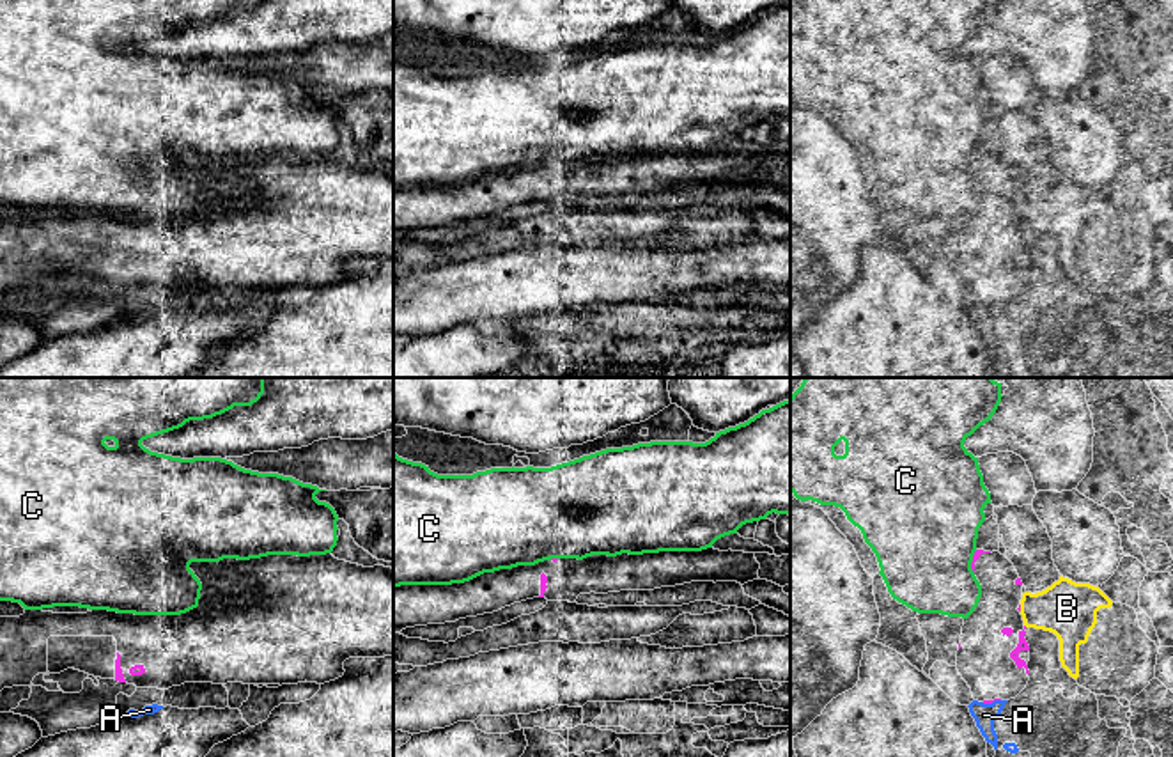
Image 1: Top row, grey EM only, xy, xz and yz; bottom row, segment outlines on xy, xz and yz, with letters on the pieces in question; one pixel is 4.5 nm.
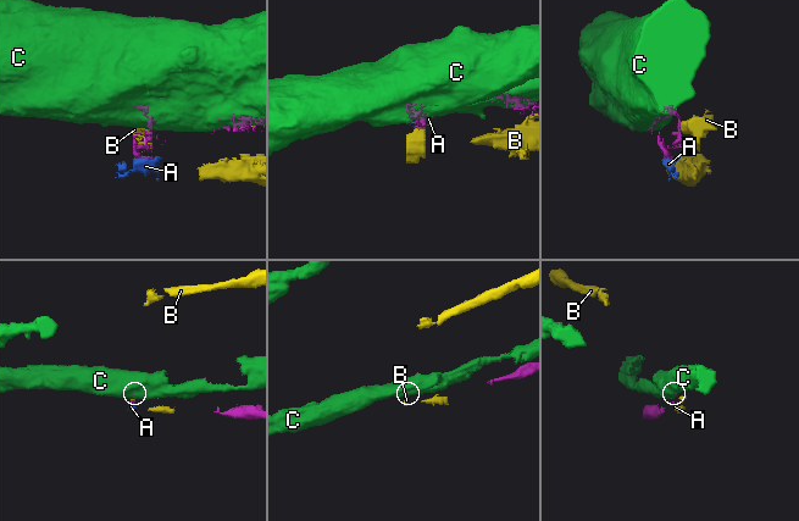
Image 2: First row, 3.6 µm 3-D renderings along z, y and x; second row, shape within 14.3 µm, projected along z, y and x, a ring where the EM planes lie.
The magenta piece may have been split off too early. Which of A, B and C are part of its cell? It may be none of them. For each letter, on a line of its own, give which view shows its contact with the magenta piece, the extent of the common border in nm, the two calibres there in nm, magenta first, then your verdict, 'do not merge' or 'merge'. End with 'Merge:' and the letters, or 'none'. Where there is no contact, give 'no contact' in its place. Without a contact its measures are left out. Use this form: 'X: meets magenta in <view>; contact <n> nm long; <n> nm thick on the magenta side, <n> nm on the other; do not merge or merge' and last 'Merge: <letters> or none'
A: meets magenta in yz; contact 90 nm long; 20 nm thick on the magenta side, 100 nm on the other; do not merge
B: meets magenta in yz; contact 30 nm long; 20 nm thick on the magenta side, 260 nm on the other; do not merge
C: meets magenta in yz; contact 110 nm long; 30 nm thick on the magenta side, 480 nm on the other; do not merge
Merge: none

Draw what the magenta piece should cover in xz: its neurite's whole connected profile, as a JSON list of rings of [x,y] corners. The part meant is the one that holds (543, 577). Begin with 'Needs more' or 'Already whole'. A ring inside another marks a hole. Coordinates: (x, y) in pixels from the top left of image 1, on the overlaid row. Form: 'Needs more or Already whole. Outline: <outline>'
Needs more. Outline: [[[659,551],[617,557],[551,558],[484,573],[464,583],[393,587],[393,633],[498,612],[533,597],[576,603],[579,594],[654,590],[691,581],[760,580],[755,553]]]

